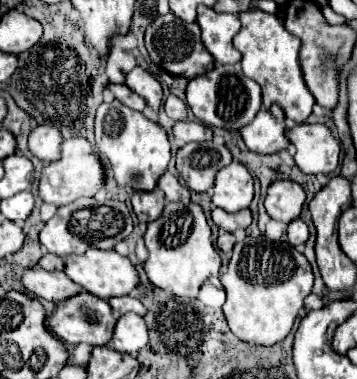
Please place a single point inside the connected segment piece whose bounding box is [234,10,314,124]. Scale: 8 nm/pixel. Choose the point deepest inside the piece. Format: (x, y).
(269, 52)

